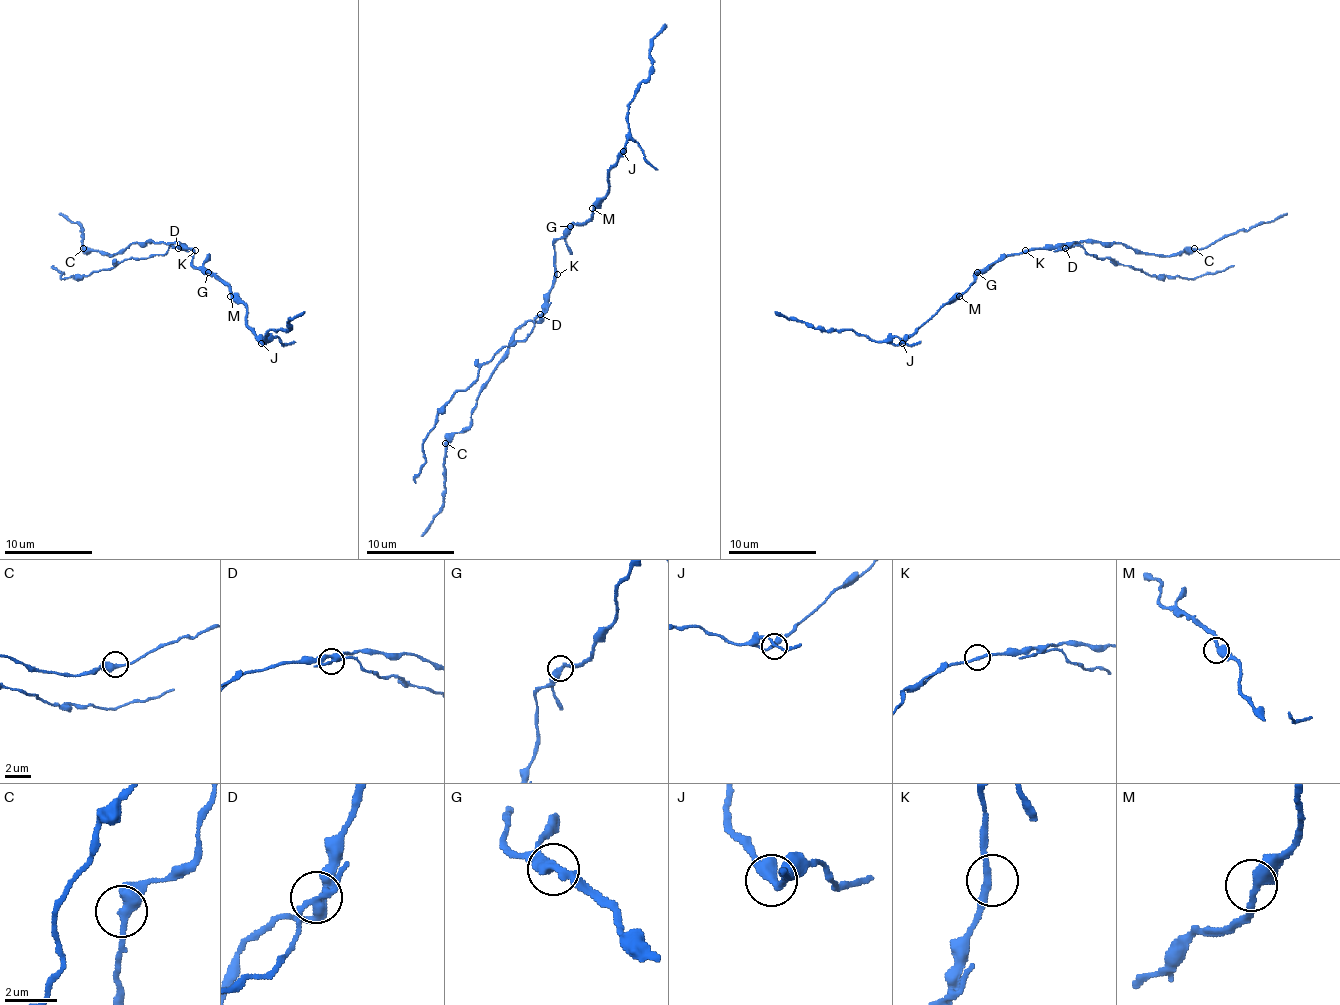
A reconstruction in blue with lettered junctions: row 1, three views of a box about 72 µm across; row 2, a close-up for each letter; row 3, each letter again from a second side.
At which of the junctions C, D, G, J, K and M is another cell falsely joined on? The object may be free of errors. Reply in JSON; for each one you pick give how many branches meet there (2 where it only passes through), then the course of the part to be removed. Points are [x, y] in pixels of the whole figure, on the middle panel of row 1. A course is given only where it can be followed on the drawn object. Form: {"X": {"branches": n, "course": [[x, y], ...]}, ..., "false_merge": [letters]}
{"D": {"branches": 2, "course": [[540, 313], [524, 340], [502, 346], [436, 417], [425, 438], [425, 463], [415, 482]]}, "false_merge": ["D"]}

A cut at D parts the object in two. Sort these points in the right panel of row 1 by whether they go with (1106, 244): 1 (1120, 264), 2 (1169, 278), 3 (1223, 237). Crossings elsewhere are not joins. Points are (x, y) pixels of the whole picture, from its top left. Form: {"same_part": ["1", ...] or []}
{"same_part": ["3"]}

